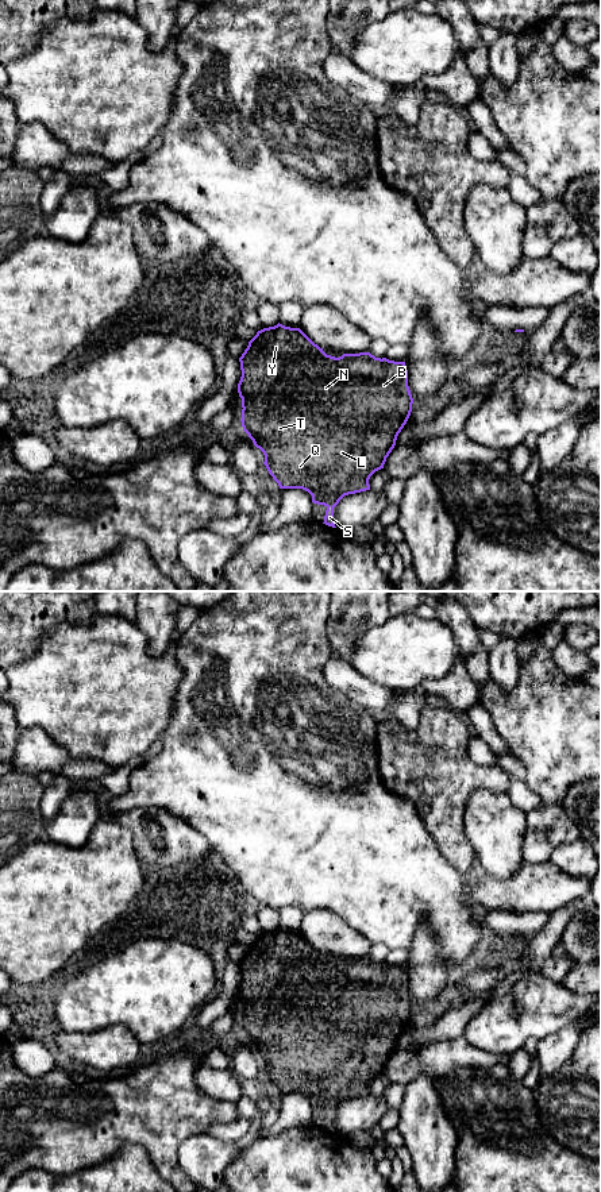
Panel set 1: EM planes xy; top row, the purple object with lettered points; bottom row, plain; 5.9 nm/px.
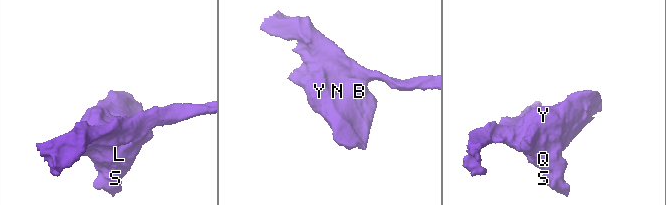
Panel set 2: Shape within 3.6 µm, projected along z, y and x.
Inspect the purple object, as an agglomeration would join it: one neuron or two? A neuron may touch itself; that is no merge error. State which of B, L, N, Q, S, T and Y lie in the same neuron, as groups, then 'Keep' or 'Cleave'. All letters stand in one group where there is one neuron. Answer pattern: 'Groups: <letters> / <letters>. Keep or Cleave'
Groups: B L N Q S T Y. Keep

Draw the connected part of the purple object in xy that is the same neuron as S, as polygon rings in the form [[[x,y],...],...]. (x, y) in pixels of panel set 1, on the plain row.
[[[282,929],[263,933],[249,946],[247,953],[239,963],[242,981],[238,988],[238,998],[242,1003],[242,1031],[253,1045],[254,1050],[265,1060],[263,1069],[269,1079],[278,1088],[280,1093],[303,1093],[312,1100],[312,1107],[327,1112],[324,1127],[328,1131],[336,1133],[334,1127],[334,1112],[339,1106],[348,1099],[370,1095],[370,1081],[384,1073],[386,1062],[396,1050],[396,1045],[404,1030],[407,1029],[413,1003],[408,991],[408,975],[405,967],[394,967],[386,963],[375,963],[370,957],[343,958],[339,963],[327,960],[323,953],[315,949],[300,933],[290,933]]]

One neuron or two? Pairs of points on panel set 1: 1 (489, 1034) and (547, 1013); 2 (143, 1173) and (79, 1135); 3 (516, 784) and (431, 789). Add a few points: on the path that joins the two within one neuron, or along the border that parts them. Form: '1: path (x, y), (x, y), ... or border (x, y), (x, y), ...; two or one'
1: path (504, 1025), (517, 1025), (532, 1013); one
2: border (143, 1148), (126, 1144), (107, 1160), (83, 1168); two
3: border (509, 778), (509, 789), (507, 791); two

